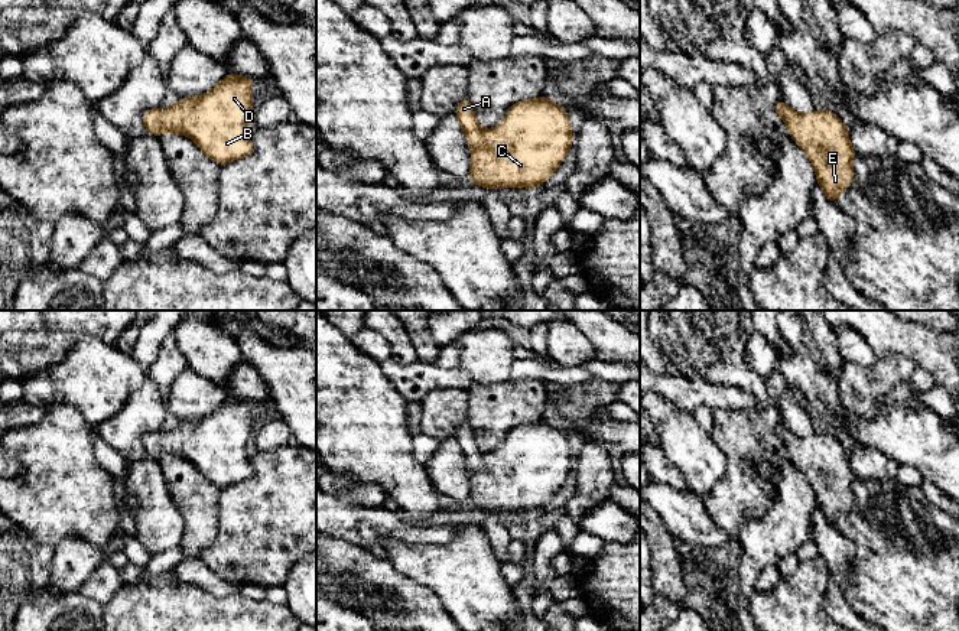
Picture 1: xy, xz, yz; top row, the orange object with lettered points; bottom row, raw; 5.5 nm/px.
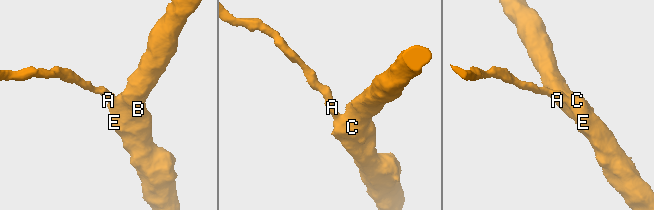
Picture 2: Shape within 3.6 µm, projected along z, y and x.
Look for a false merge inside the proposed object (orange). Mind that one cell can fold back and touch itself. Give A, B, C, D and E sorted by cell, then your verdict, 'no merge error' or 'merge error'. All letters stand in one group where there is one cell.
A B C D E | no merge error

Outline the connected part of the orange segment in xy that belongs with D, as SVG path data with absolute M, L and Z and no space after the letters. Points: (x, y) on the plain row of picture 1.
M228 399L199 420L186 420L168 432L143 436L149 458L178 456L191 461L204 478L225 488L253 476L247 453L253 438L253 407L248 400Z

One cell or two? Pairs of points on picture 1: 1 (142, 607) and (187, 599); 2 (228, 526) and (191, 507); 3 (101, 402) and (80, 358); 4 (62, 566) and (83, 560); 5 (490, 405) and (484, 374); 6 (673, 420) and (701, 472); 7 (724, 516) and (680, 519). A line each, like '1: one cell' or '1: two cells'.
1: one cell
2: two cells
3: one cell
4: one cell
5: two cells
6: one cell
7: two cells

